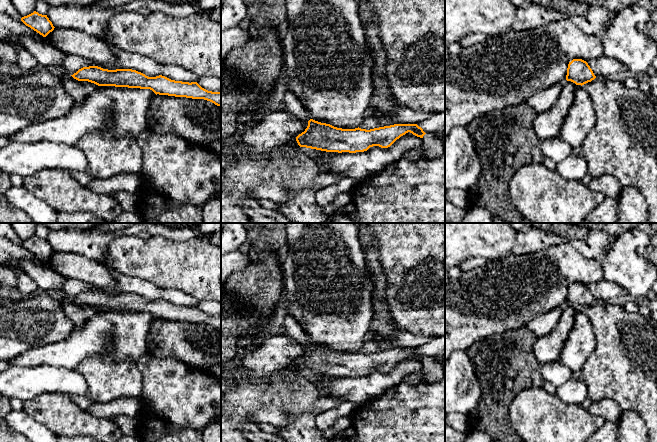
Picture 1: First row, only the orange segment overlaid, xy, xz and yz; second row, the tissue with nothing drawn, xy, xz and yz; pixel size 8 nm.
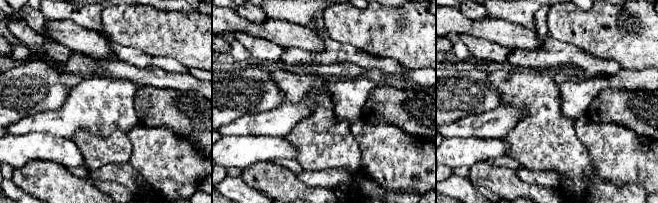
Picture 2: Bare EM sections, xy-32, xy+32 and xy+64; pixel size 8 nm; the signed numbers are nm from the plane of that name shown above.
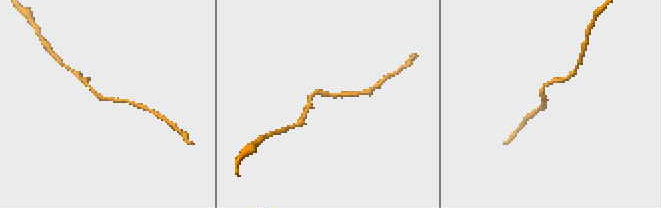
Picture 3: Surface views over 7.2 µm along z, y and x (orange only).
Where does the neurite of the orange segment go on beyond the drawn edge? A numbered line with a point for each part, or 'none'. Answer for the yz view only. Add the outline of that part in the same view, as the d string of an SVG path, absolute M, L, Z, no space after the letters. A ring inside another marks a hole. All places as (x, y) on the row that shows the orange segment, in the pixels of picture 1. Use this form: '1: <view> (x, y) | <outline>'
none

